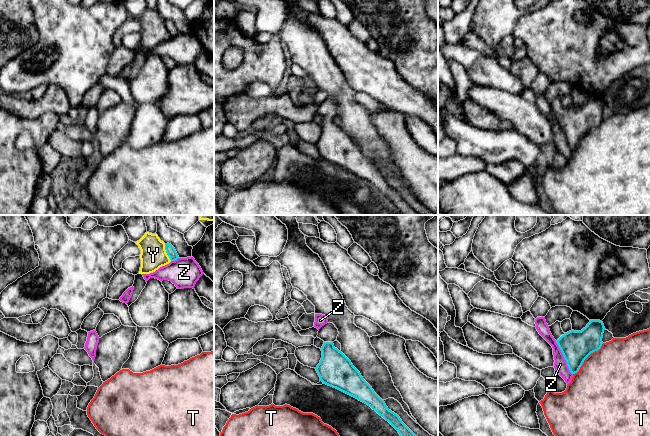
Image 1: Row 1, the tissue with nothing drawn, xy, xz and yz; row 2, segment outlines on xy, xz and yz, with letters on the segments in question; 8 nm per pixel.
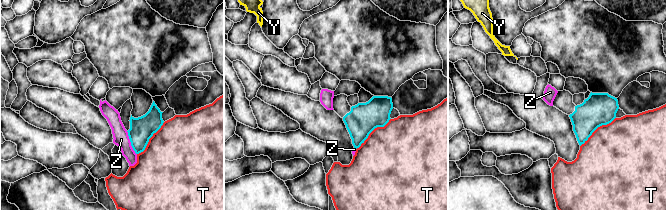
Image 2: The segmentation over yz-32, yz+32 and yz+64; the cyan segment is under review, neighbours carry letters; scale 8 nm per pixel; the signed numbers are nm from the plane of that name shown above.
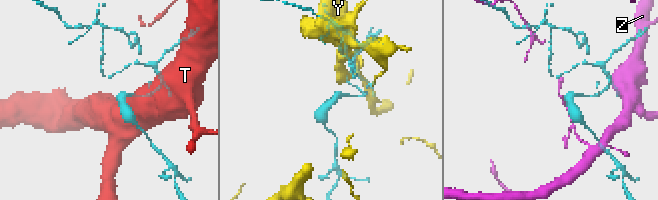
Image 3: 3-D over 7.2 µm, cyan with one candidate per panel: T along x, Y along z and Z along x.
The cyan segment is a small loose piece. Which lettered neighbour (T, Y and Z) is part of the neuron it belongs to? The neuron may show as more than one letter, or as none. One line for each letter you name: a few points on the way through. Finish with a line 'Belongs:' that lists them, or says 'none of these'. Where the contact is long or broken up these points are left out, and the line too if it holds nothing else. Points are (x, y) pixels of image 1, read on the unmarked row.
Belongs: none of these

